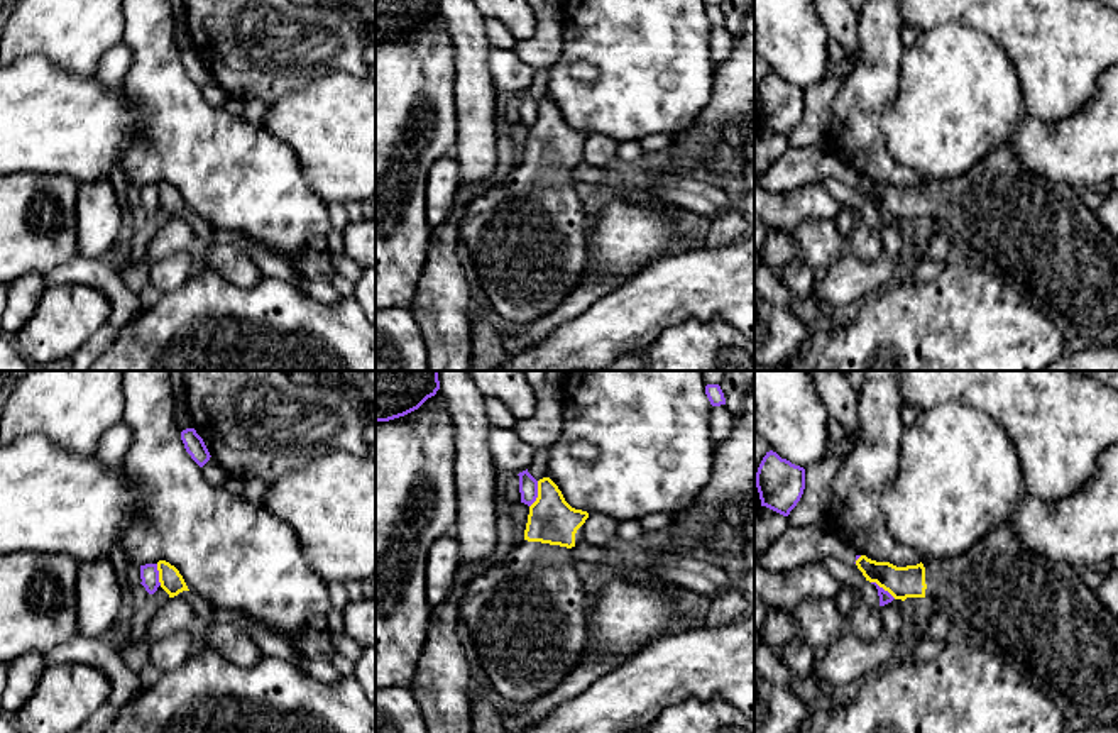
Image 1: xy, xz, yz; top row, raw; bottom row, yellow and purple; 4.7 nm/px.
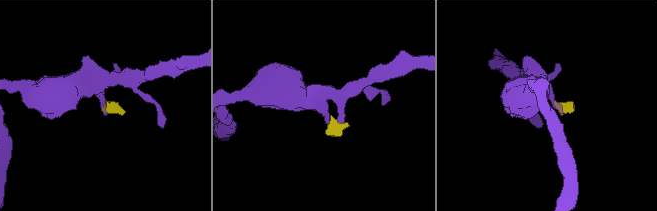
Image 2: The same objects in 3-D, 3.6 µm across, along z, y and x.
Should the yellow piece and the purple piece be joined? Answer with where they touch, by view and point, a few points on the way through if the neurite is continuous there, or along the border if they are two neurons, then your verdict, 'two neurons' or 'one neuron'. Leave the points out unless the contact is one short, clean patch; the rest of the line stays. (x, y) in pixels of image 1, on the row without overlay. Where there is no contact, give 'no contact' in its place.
meets yellow in xz at (538, 115); border along xz (538, 102), (538, 117), (530, 127); two neurons

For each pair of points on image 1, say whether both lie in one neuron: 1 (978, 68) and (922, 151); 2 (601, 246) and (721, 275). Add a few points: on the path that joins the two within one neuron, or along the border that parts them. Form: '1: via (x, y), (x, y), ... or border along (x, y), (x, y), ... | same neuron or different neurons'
1: via (959, 88), (959, 97), (939, 131) | same neuron
2: border along (667, 253), (650, 261), (631, 278) | different neurons

